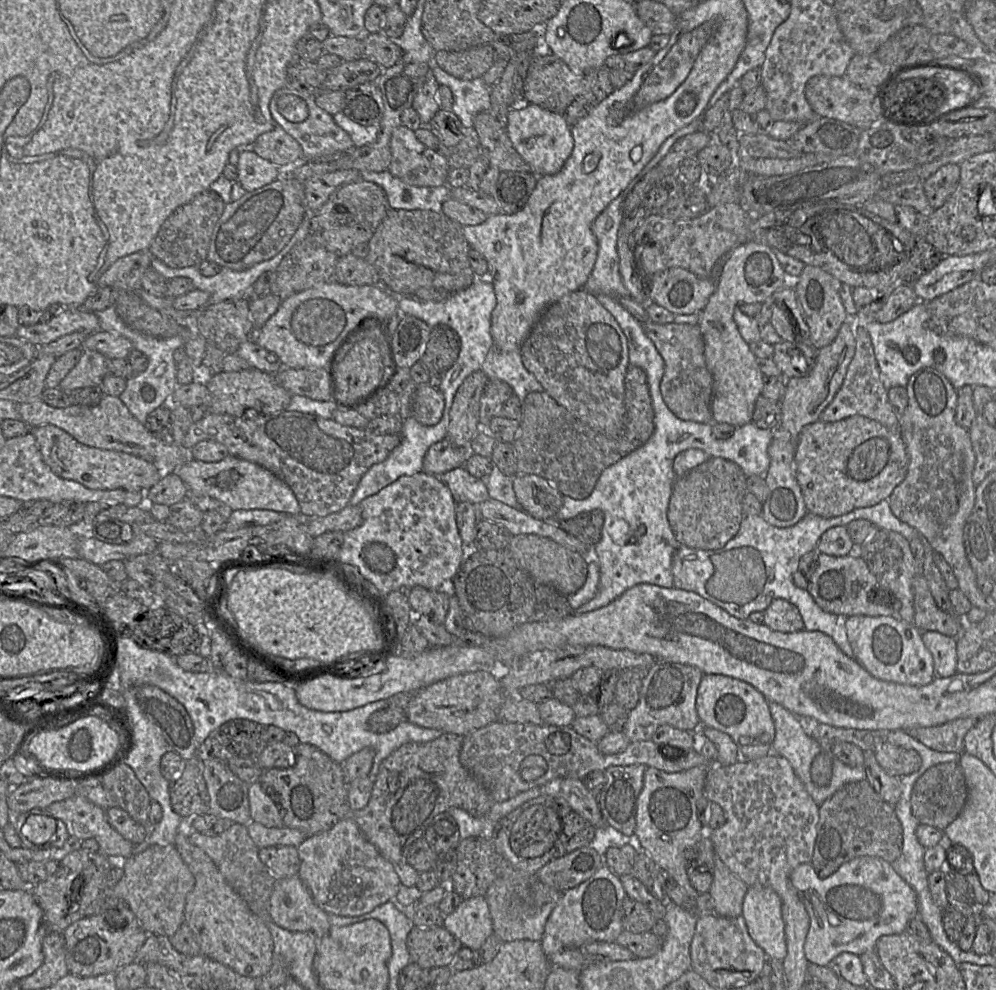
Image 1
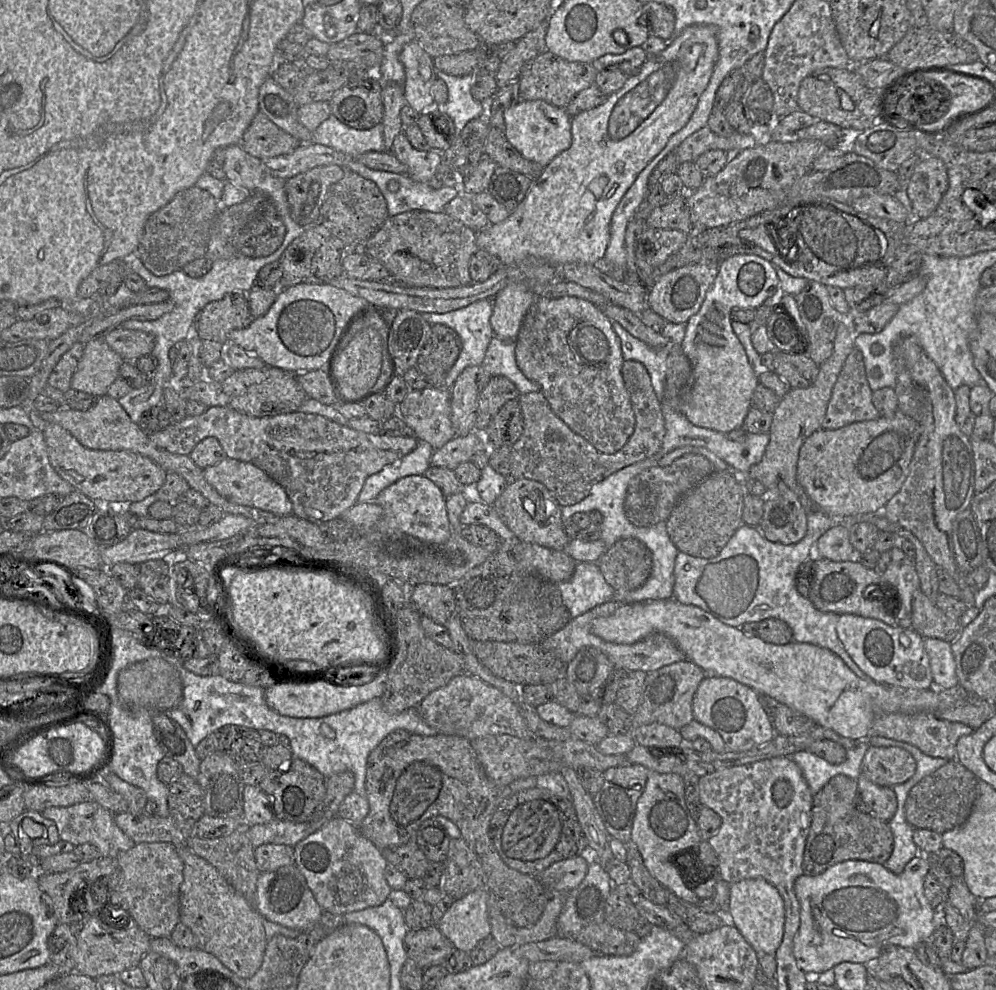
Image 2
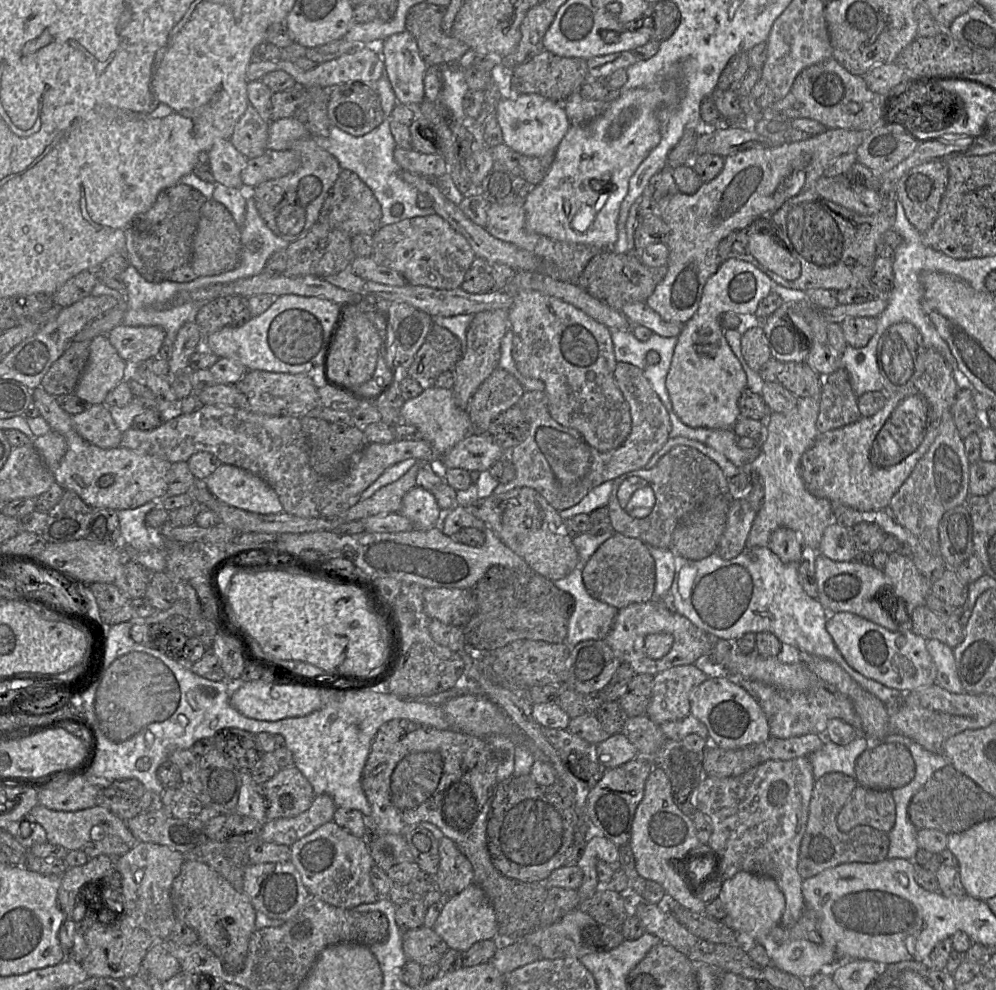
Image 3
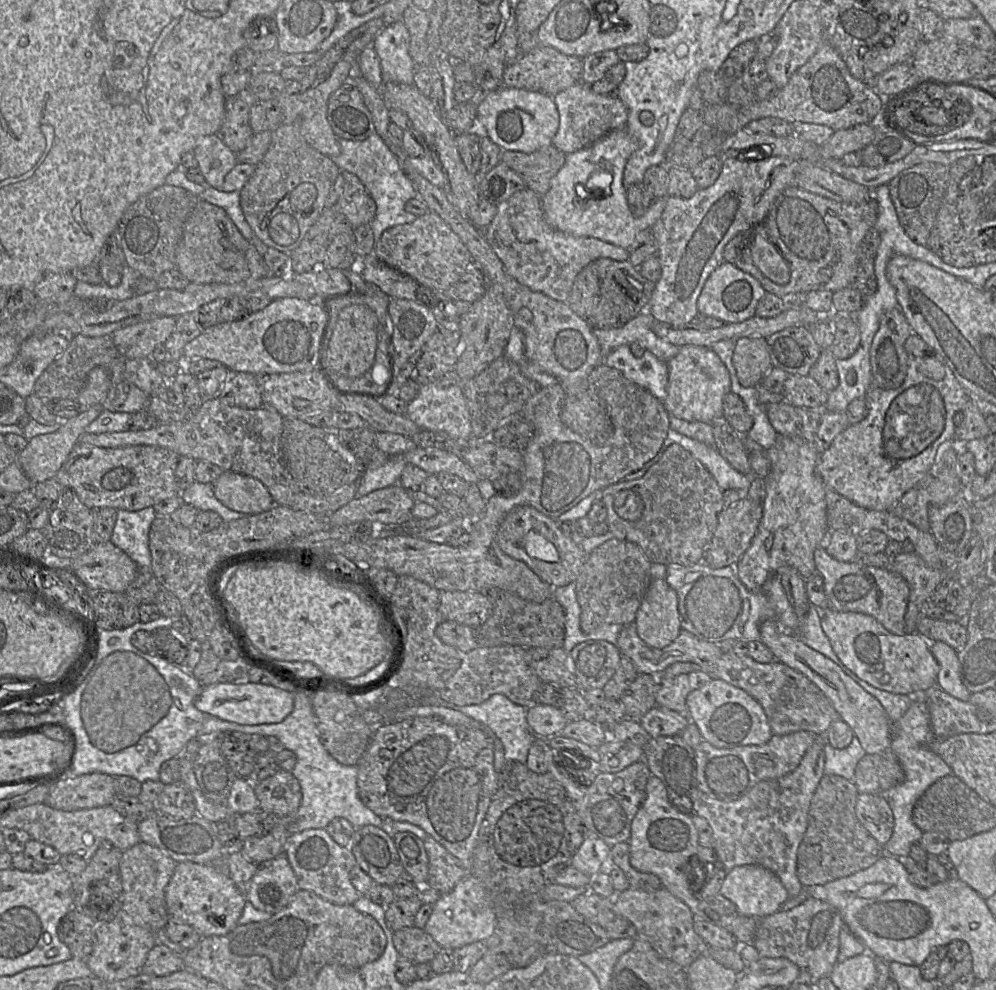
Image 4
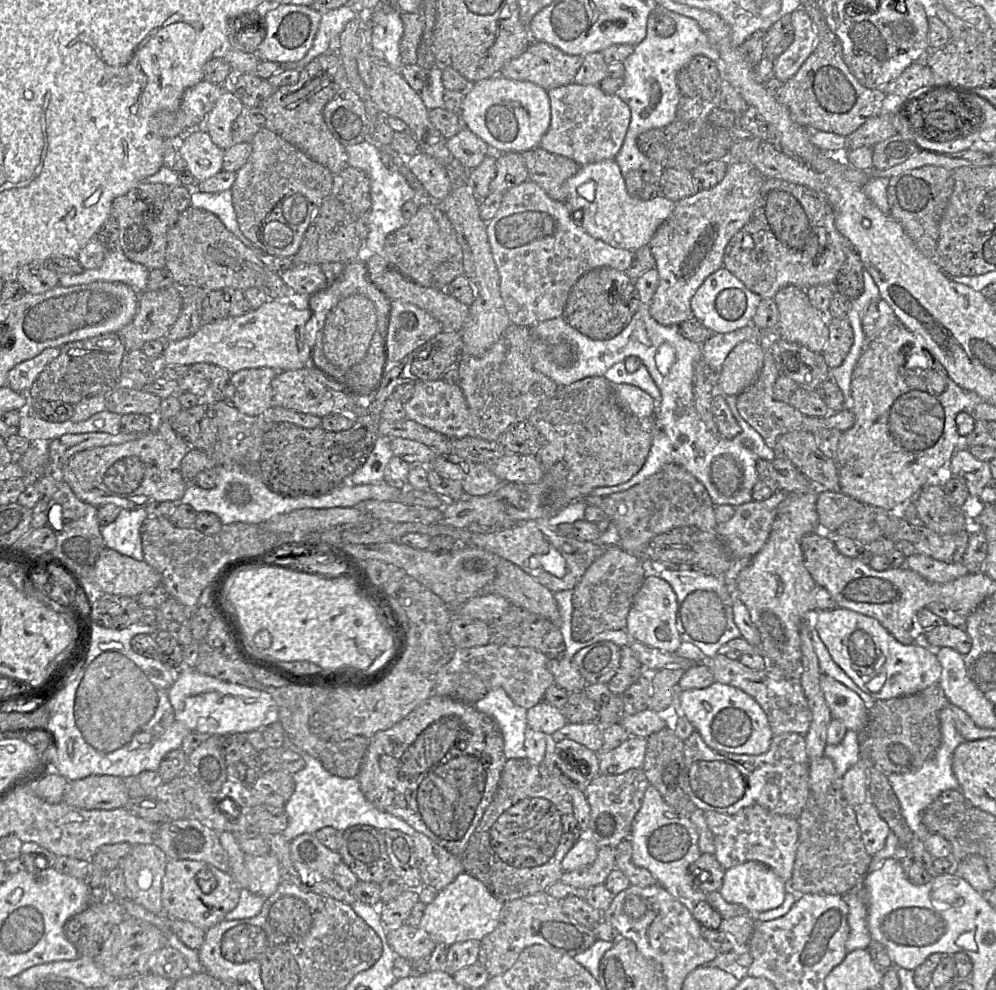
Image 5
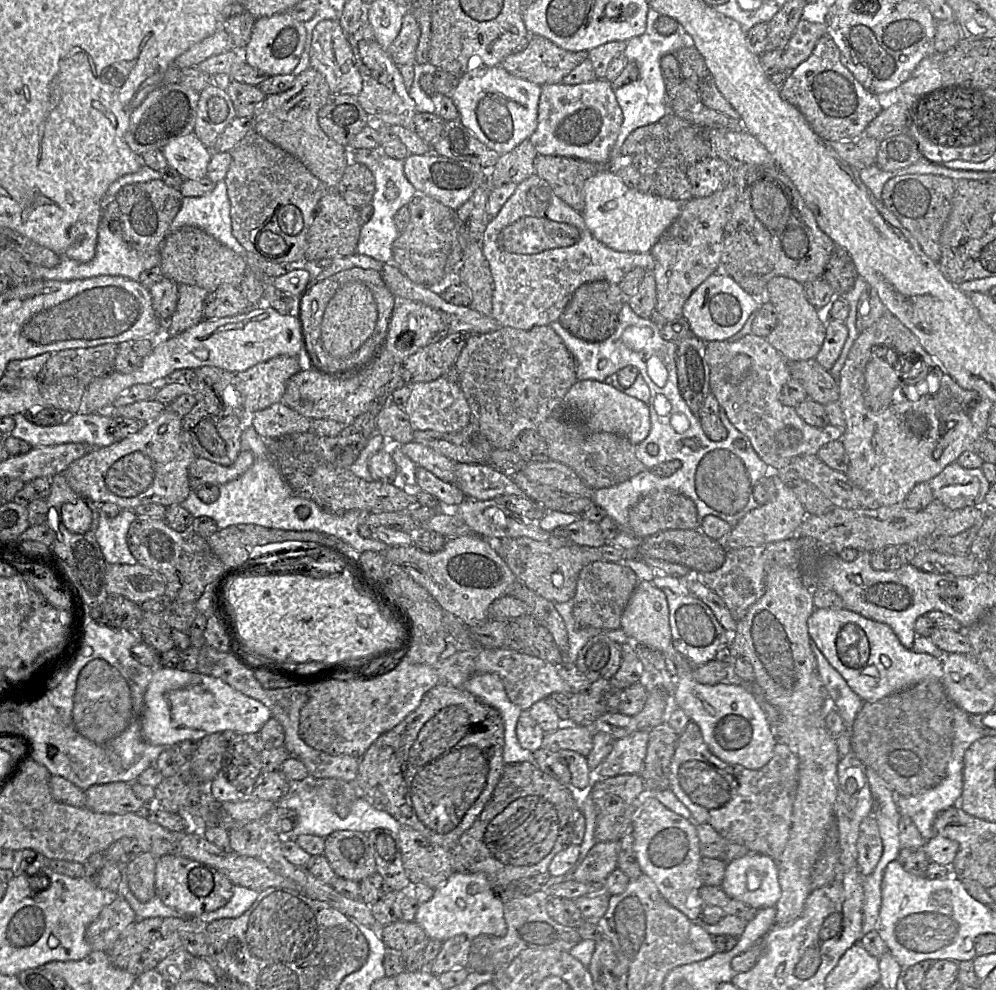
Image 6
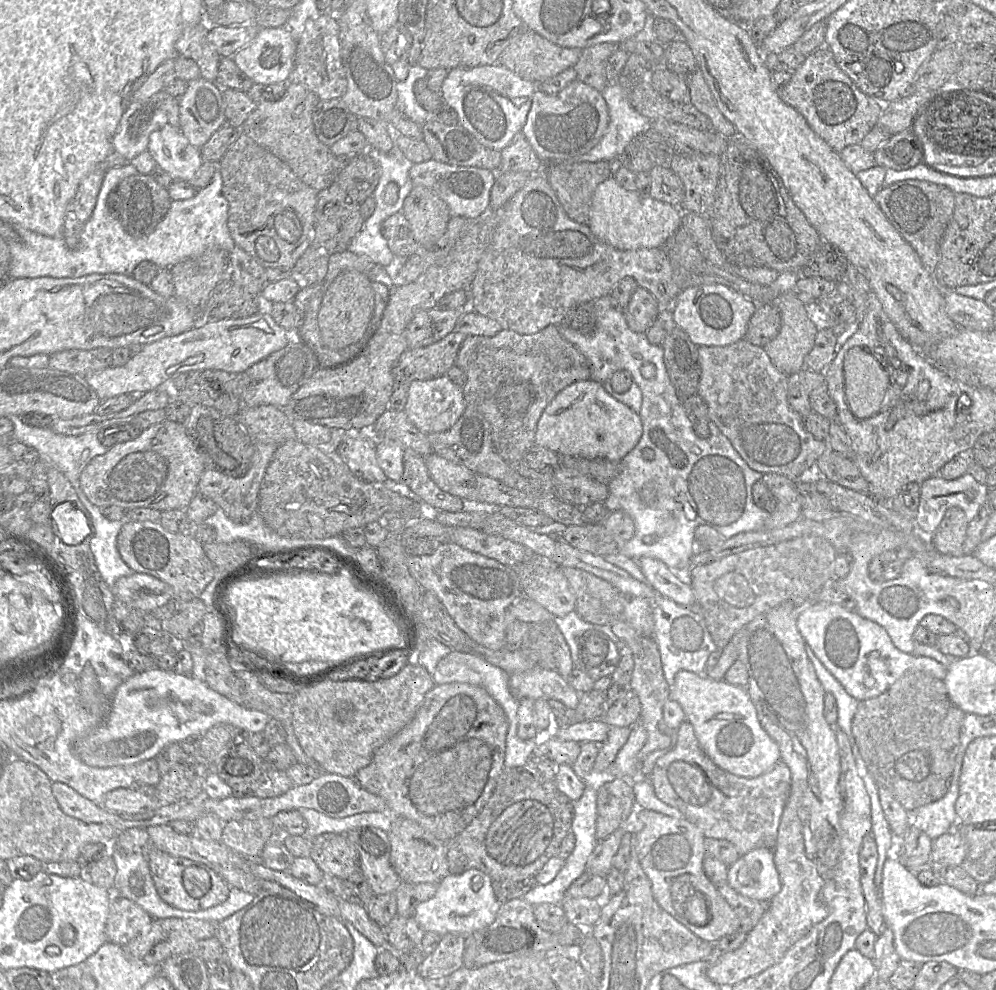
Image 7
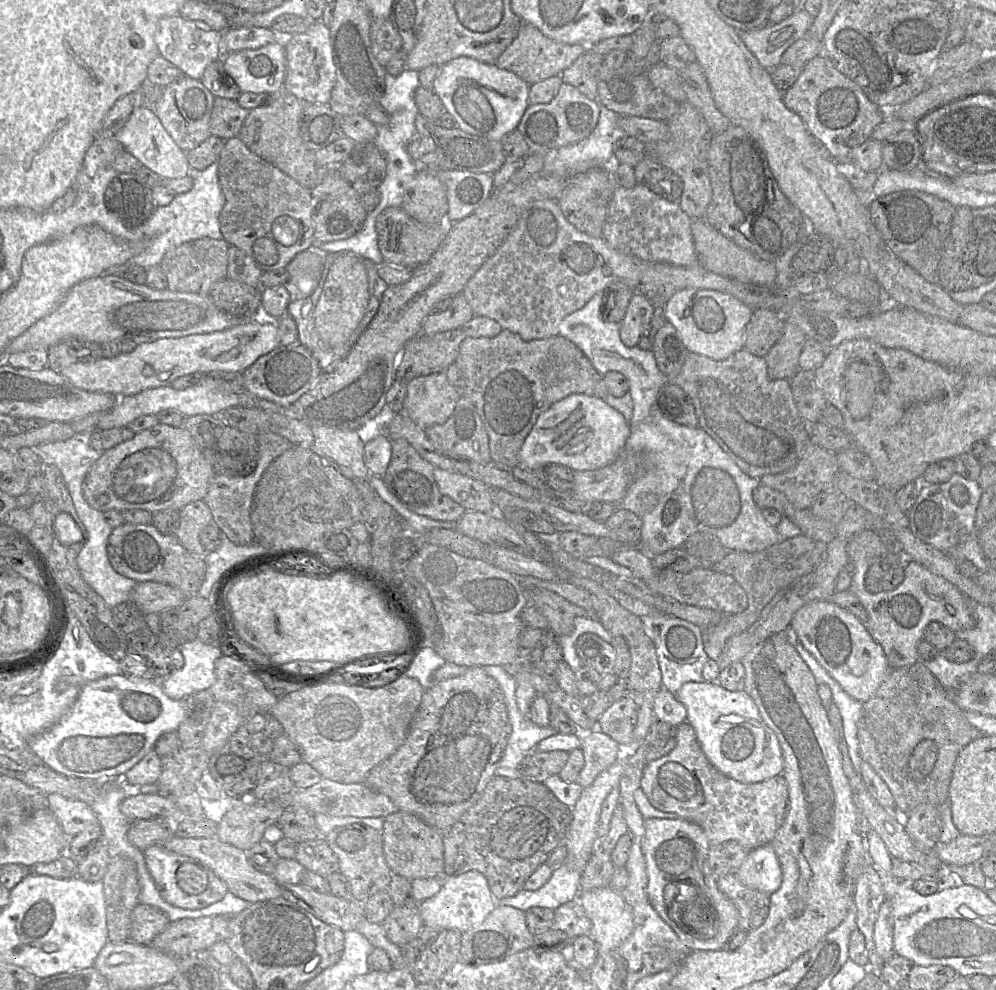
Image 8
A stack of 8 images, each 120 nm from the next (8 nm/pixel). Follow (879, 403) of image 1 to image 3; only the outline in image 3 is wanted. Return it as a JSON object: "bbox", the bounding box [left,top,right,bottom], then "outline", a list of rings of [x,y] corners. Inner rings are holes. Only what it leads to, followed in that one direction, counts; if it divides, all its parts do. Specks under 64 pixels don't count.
{"bbox":[816,367,861,434],"outline":[[[839,367],[824,377],[820,393],[820,408],[816,421],[819,434],[852,424],[861,418],[858,397],[855,395],[849,373]]]}

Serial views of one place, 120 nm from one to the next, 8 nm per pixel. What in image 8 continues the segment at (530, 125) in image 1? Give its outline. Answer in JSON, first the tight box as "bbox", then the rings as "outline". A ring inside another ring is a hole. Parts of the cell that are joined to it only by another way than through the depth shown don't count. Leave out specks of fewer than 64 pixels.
{"bbox":[432,57,530,141],"outline":[[[458,57],[440,66],[432,88],[456,120],[457,128],[495,141],[517,130],[530,105],[529,89],[530,84],[515,73],[470,57]]]}

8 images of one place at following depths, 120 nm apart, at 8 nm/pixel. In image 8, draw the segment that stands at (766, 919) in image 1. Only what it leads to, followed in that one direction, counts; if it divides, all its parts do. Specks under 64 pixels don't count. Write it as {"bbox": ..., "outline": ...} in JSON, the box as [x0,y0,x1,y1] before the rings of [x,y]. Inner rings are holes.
{"bbox":[733,844,782,895],"outline":[[[770,844],[748,851],[742,865],[733,872],[745,886],[769,895],[782,882],[781,867]]]}

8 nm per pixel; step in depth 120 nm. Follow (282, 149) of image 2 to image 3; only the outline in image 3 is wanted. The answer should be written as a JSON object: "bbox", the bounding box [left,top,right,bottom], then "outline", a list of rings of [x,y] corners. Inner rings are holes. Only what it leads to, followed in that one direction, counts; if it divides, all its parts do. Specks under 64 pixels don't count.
{"bbox":[229,104,270,159],"outline":[[[250,104],[236,124],[229,140],[247,159],[260,157],[267,151],[270,123],[263,120]]]}

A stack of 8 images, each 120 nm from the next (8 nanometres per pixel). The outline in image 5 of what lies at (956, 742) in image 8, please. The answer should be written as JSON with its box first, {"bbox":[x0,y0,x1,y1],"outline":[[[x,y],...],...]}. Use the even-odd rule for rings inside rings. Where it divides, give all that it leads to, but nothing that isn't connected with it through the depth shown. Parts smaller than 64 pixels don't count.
{"bbox":[858,683,950,775],"outline":[[[938,683],[911,695],[876,700],[869,706],[867,725],[858,733],[861,761],[876,766],[887,775],[905,774],[919,770],[926,761],[935,755],[941,744],[940,712],[946,706],[950,706],[948,699]]]}

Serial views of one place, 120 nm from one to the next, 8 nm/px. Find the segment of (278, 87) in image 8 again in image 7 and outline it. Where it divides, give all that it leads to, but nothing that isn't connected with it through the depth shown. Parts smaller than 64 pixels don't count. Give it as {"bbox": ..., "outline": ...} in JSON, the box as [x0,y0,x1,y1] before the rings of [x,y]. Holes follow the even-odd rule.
{"bbox":[233,28,296,85],"outline":[[[259,28],[255,38],[239,49],[233,55],[233,60],[253,83],[268,85],[285,81],[290,82],[295,53],[296,38],[287,28]]]}

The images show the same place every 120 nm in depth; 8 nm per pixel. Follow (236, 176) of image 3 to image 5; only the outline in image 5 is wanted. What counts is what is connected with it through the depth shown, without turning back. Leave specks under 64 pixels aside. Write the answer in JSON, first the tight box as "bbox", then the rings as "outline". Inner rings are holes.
{"bbox":[177,128,224,182],"outline":[[[204,128],[189,131],[177,145],[187,170],[198,182],[222,171],[224,151],[212,141]]]}

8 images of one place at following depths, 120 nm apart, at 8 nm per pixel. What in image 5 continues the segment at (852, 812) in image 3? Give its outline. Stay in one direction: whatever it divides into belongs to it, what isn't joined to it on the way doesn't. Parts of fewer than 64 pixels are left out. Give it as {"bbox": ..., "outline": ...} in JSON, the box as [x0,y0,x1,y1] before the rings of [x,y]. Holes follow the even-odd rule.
{"bbox":[855,800,891,856],"outline":[[[869,800],[857,806],[855,811],[865,848],[871,856],[874,856],[885,847],[891,830]]]}

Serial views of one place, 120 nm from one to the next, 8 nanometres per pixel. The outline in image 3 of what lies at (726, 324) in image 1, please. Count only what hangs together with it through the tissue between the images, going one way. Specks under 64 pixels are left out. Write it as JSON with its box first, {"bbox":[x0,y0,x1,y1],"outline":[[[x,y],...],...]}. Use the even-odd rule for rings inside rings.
{"bbox":[666,260,774,429],"outline":[[[738,260],[723,261],[715,274],[706,282],[700,299],[698,310],[683,325],[674,349],[669,372],[666,377],[666,389],[673,411],[679,419],[692,428],[733,429],[740,418],[738,400],[747,388],[747,375],[731,350],[726,338],[725,329],[718,322],[719,315],[734,313],[739,316],[753,315],[759,303],[773,292],[774,281],[754,265]]]}

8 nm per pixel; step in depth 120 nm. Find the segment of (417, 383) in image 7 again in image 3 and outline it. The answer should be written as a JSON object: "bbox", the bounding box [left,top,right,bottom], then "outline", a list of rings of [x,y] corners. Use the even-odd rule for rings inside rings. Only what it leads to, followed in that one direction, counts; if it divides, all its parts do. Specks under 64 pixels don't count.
{"bbox":[399,385,471,456],"outline":[[[426,385],[417,397],[405,401],[399,408],[399,416],[403,423],[416,426],[423,433],[424,440],[431,444],[438,456],[444,455],[471,433],[468,413],[457,406],[452,389]]]}

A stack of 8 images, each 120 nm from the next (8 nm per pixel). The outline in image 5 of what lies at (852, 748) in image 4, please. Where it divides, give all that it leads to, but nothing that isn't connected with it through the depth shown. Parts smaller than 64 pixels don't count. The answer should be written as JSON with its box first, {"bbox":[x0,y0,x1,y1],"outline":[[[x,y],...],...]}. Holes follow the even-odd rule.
{"bbox":[824,730,861,780],"outline":[[[848,730],[839,744],[826,745],[824,756],[832,760],[836,779],[841,780],[845,773],[861,760],[859,734]]]}

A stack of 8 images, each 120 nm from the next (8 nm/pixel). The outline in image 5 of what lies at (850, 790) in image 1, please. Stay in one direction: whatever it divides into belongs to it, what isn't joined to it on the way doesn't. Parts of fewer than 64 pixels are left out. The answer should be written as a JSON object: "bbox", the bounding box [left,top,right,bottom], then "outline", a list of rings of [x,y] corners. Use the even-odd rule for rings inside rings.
{"bbox":[789,780,871,895],"outline":[[[840,780],[823,795],[810,795],[800,817],[799,837],[789,890],[799,894],[845,895],[869,872],[871,856],[864,845],[855,808],[846,800]]]}

